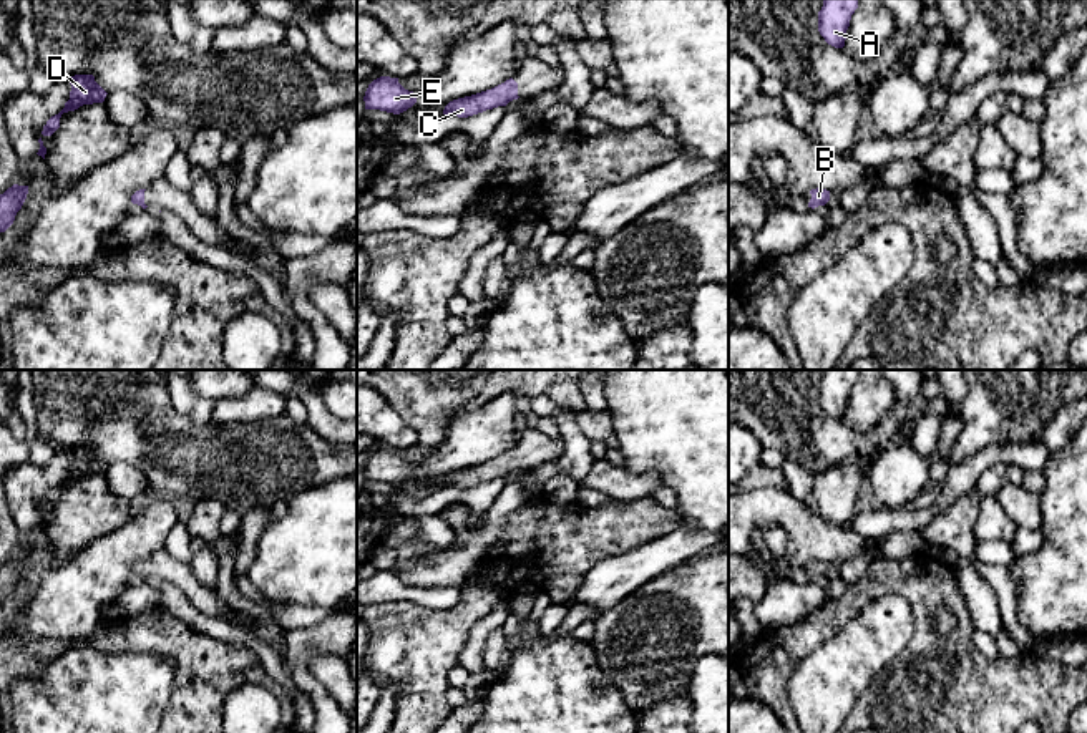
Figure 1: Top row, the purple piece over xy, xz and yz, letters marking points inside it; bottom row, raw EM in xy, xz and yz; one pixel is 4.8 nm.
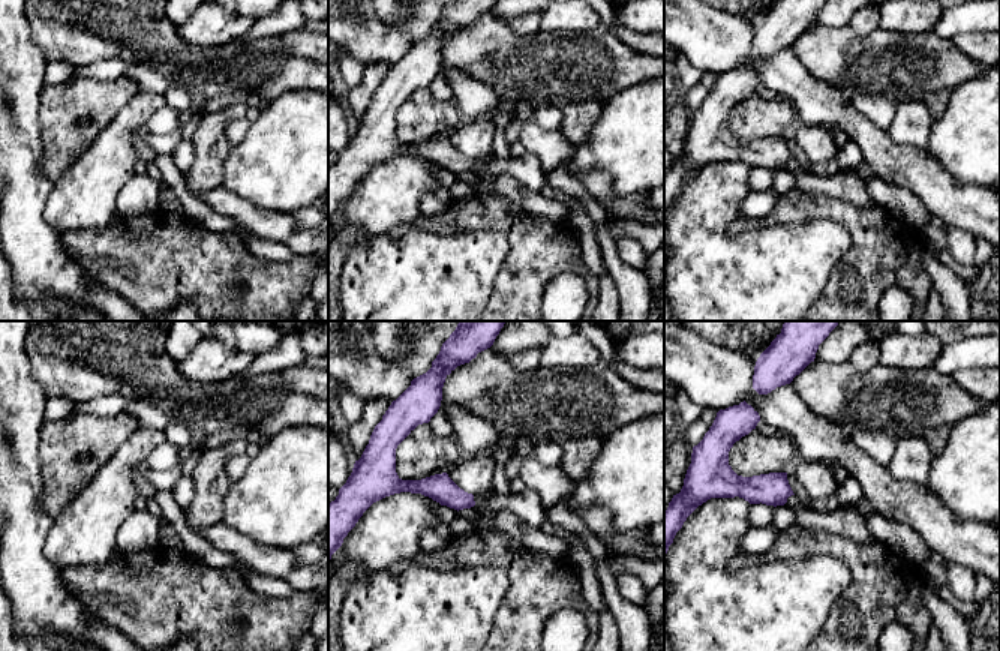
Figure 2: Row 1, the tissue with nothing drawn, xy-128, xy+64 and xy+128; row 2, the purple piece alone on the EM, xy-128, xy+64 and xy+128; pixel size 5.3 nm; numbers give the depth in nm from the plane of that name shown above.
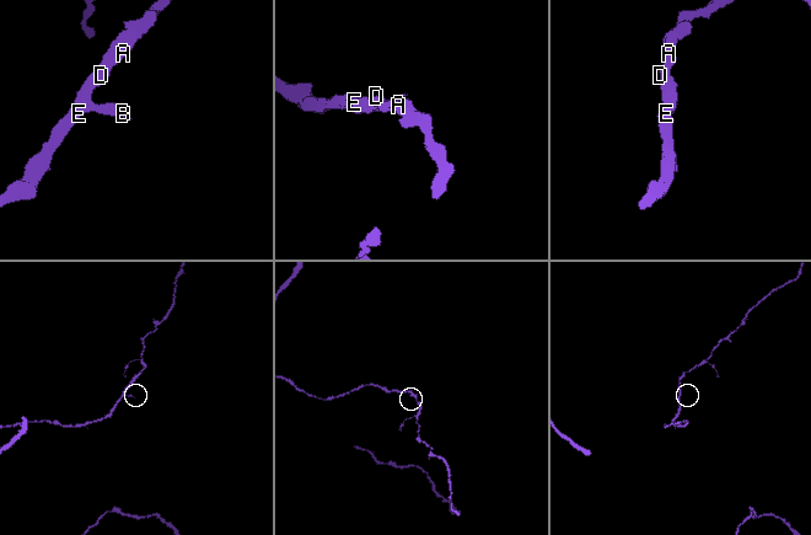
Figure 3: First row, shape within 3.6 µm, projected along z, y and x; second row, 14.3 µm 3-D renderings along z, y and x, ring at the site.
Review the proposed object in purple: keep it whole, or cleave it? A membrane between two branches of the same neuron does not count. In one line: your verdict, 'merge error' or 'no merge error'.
no merge error

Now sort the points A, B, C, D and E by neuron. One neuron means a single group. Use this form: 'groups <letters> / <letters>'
groups A B C D E

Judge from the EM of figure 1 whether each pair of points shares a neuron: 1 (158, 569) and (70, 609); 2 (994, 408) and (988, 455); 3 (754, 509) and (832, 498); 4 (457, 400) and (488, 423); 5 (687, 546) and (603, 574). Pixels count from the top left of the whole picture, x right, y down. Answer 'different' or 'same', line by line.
1: different
2: different
3: different
4: different
5: same

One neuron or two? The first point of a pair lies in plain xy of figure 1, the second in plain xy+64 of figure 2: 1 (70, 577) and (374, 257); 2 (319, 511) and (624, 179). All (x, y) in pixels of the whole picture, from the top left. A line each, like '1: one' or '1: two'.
1: one
2: one

